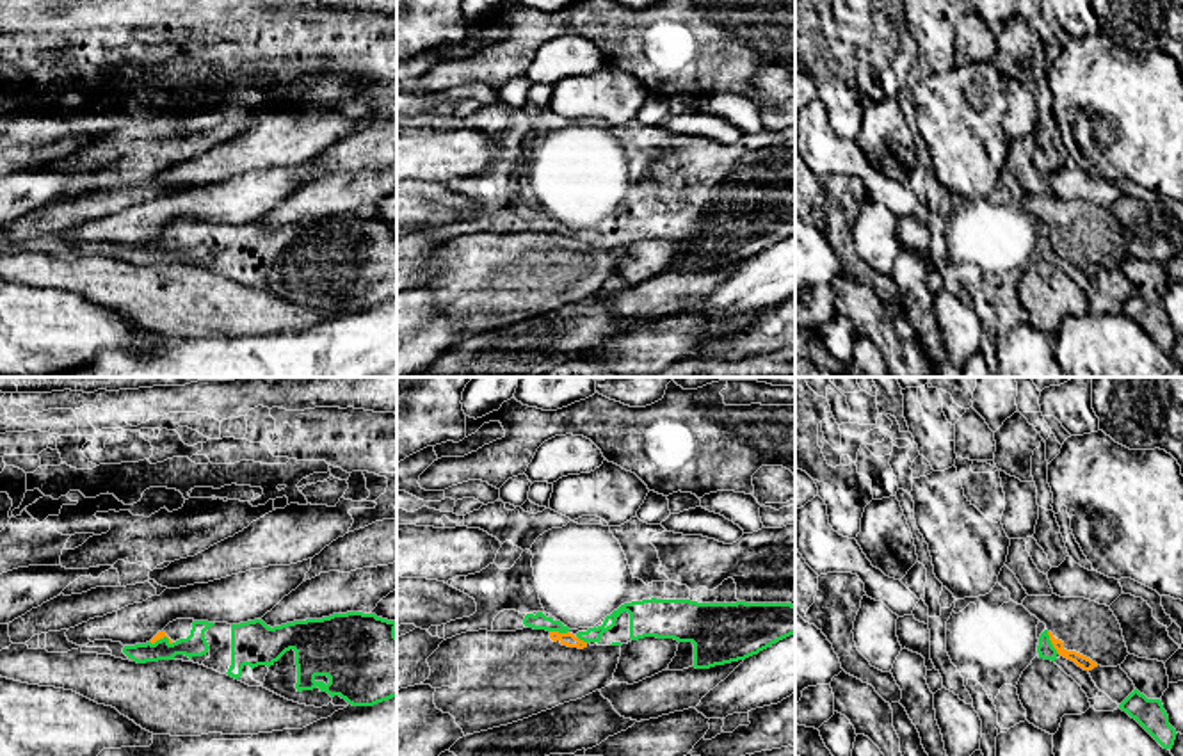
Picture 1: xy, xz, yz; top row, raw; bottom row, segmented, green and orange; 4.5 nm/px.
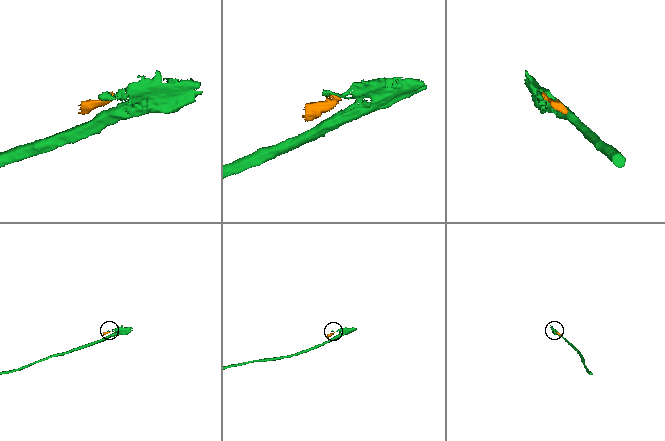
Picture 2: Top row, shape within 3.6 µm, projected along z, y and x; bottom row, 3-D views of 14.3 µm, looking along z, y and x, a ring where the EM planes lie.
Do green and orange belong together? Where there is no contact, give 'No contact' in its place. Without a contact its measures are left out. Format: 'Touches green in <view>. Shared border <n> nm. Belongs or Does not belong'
Touches green in yz. Shared border 120 nm. Does not belong

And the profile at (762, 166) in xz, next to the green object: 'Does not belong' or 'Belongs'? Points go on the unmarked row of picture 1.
Belongs

